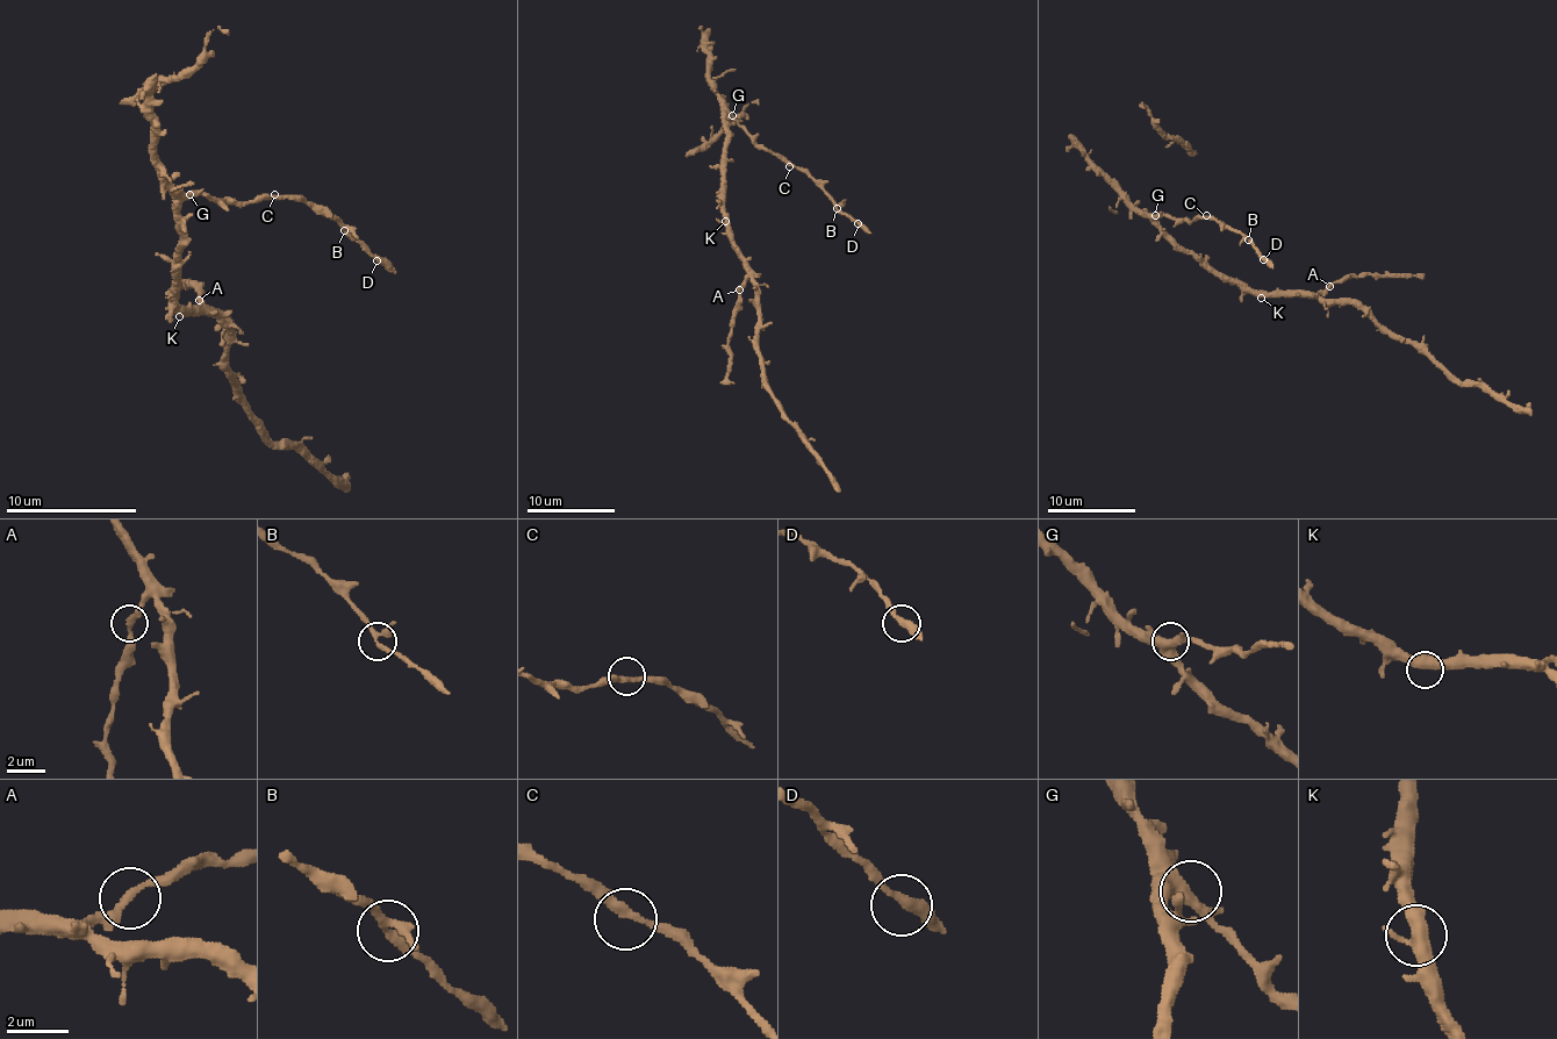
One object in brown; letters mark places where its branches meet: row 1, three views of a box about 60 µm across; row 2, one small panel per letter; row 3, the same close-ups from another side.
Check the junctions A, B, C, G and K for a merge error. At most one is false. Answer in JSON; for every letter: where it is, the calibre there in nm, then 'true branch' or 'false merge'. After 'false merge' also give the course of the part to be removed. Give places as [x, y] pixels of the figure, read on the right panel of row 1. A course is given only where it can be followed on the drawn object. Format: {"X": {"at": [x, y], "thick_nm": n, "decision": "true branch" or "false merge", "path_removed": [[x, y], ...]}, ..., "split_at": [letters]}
{"A": {"at": [1329, 286], "thick_nm": 280, "decision": "true branch"}, "B": {"at": [1248, 239], "thick_nm": 280, "decision": "true branch"}, "C": {"at": [1206, 215], "thick_nm": 280, "decision": "true branch"}, "G": {"at": [1155, 215], "thick_nm": 400, "decision": "true branch"}, "K": {"at": [1261, 298], "thick_nm": 400, "decision": "true branch"}, "split_at": []}

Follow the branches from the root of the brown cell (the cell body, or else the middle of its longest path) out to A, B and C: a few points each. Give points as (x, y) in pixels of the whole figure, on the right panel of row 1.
A: (1261, 291), (1319, 295), (1329, 286)
B: (1261, 291), (1224, 281), (1186, 253), (1160, 227), (1157, 217), (1217, 217), (1248, 239)
C: (1261, 291), (1224, 281), (1186, 253), (1157, 220), (1162, 215), (1188, 220), (1206, 215)

